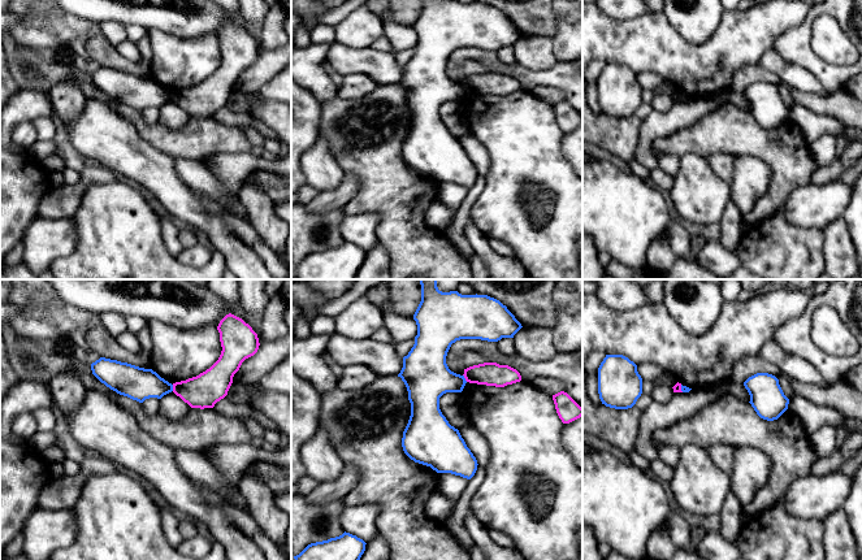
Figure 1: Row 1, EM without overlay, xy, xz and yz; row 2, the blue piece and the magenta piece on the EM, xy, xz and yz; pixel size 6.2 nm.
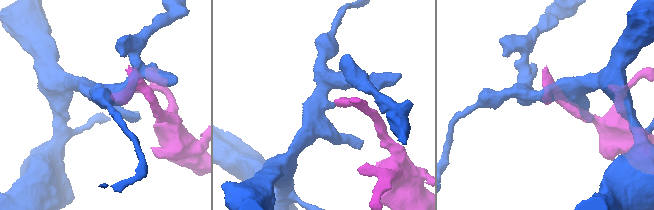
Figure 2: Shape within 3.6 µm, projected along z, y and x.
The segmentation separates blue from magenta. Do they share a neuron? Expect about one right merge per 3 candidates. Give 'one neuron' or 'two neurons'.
two neurons

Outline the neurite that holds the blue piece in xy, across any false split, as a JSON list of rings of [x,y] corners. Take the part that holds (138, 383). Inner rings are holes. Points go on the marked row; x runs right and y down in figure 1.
[[[100,357],[91,364],[91,370],[107,387],[139,403],[150,398],[161,399],[173,391],[173,385],[152,369],[127,363]]]

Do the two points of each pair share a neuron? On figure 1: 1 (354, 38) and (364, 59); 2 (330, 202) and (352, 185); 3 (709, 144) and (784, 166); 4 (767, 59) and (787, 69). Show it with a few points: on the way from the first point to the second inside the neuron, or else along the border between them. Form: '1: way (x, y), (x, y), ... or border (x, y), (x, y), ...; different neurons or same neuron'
1: border (337, 40), (351, 47), (371, 47); different neurons
2: way (336, 199), (347, 189); same neuron
3: way (727, 143), (761, 143), (766, 148); same neuron
4: way (772, 61), (782, 68); same neuron

